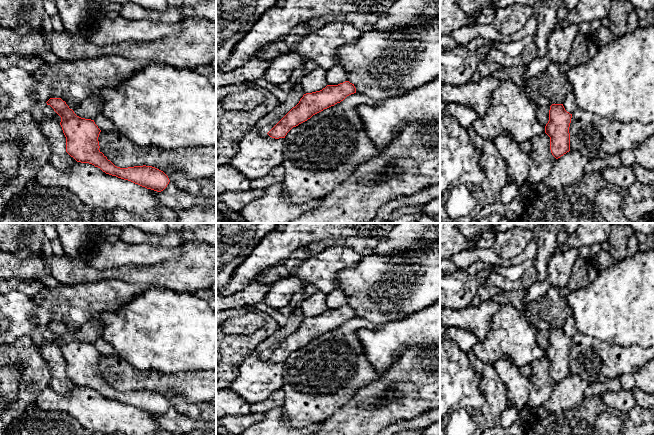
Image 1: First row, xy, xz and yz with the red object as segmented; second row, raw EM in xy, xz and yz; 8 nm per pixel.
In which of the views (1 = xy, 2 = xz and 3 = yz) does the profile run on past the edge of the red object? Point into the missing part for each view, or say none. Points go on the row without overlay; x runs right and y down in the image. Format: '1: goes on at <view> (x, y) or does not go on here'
1: does not go on here
2: does not go on here
3: does not go on here

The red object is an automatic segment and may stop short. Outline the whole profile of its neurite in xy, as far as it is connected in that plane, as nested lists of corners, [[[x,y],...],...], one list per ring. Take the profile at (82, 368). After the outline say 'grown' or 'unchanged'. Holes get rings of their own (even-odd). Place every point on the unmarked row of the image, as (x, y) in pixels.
[[[50,322],[46,327],[61,341],[60,349],[66,361],[66,376],[77,386],[92,388],[106,398],[157,416],[167,411],[170,406],[168,400],[155,391],[143,389],[120,392],[108,384],[99,374],[98,361],[101,354],[94,344],[77,340],[61,322]]]; unchanged

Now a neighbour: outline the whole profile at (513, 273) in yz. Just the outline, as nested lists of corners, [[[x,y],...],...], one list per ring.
[[[525,260],[521,264],[514,266],[503,267],[496,265],[491,269],[491,271],[501,274],[502,276],[511,281],[517,281],[532,266],[533,266],[533,260]]]

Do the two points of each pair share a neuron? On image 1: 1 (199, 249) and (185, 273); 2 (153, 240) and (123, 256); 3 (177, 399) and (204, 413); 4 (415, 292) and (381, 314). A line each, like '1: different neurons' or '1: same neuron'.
1: same neuron
2: different neurons
3: same neuron
4: same neuron

